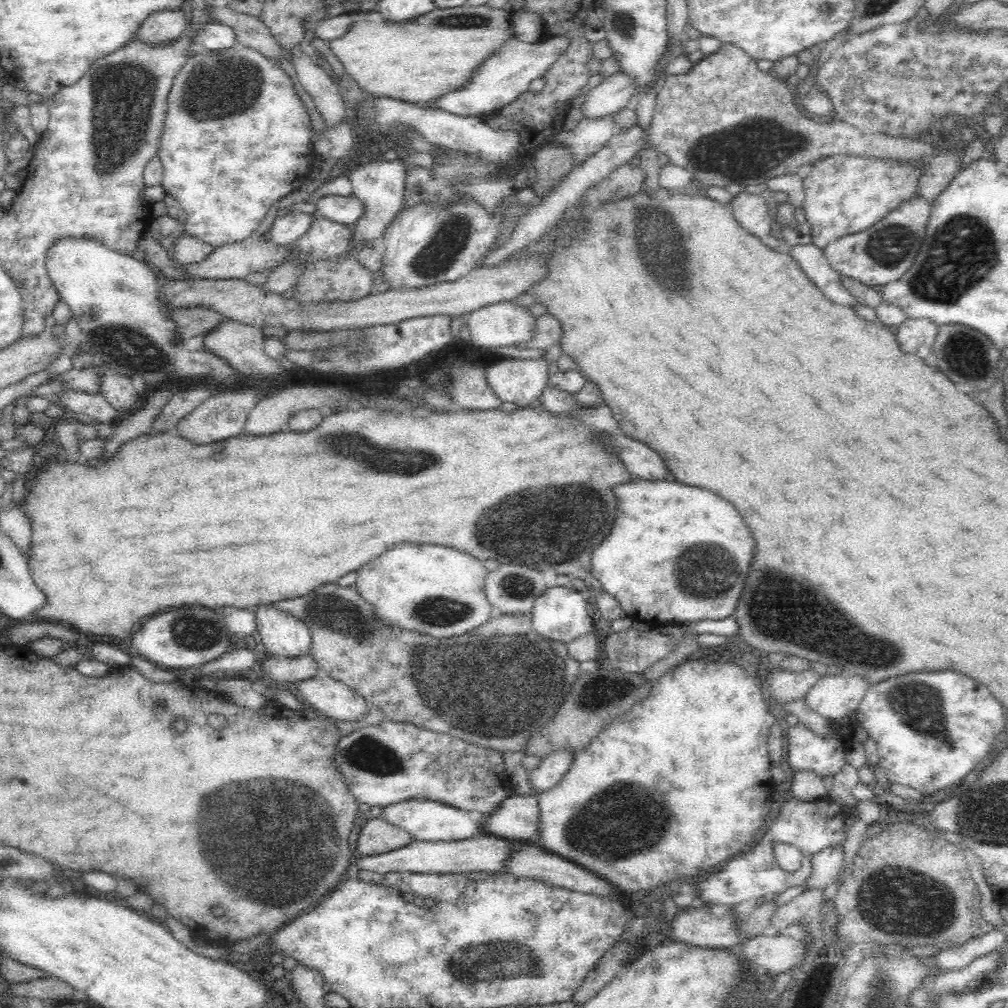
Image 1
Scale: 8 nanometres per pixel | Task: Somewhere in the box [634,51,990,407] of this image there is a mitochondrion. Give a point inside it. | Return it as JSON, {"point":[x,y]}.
{"point":[722,153]}

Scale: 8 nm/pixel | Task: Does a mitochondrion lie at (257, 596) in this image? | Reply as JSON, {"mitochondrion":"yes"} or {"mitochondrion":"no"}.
{"mitochondrion":"no"}

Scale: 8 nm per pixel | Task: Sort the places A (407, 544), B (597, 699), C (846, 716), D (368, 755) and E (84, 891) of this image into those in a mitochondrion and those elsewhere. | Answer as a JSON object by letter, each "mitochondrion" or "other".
{"A":"other","B":"other","C":"other","D":"mitochondrion","E":"other"}

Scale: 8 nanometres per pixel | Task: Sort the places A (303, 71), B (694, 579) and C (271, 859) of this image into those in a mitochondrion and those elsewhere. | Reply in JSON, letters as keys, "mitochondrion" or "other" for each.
{"A":"other","B":"mitochondrion","C":"mitochondrion"}

